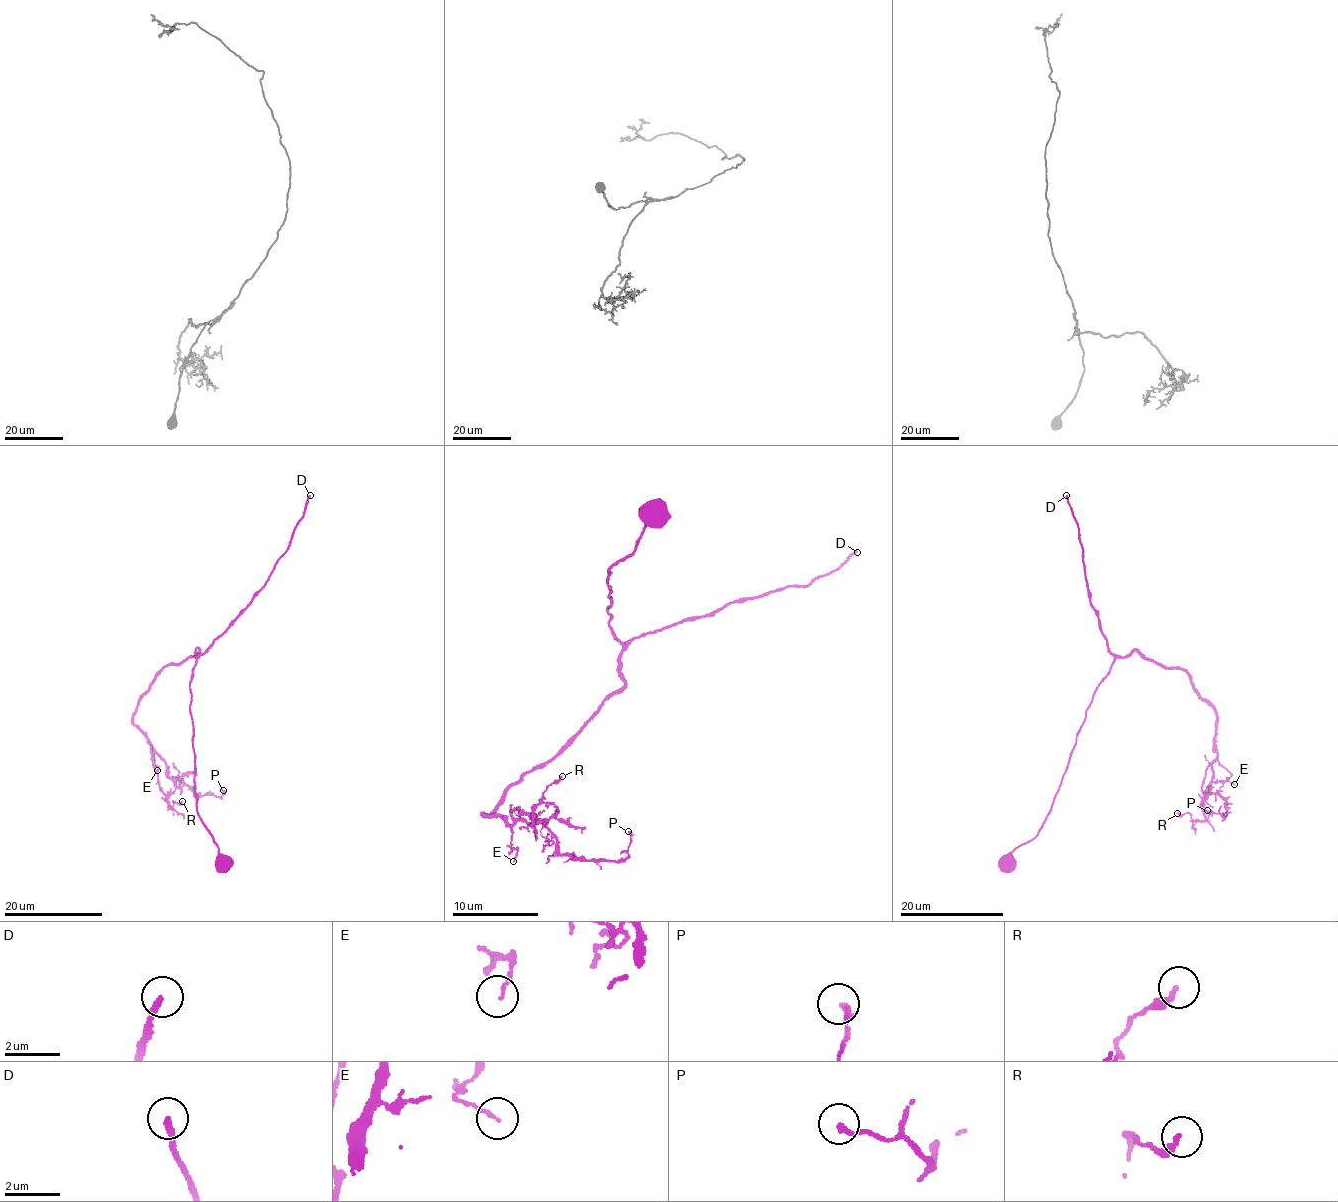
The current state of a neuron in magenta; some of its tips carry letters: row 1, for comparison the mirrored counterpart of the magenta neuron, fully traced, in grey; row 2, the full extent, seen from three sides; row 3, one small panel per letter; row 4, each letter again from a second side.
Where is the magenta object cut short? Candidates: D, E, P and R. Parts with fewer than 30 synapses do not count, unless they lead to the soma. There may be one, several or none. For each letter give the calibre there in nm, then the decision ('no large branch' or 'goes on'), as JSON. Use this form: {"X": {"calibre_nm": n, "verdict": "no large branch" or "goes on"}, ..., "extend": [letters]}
{"D": {"calibre_nm": 200, "verdict": "goes on"}, "E": {"calibre_nm": 100, "verdict": "no large branch"}, "P": {"calibre_nm": 200, "verdict": "no large branch"}, "R": {"calibre_nm": 200, "verdict": "no large branch"}, "extend": ["D"]}

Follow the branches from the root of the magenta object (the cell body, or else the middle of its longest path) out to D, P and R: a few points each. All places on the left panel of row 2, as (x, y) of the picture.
D: (223, 862), (196, 809), (190, 711), (192, 668), (196, 659), (266, 582), (278, 558), (287, 549), (310, 495)
P: (223, 862), (196, 809), (190, 689), (197, 648), (162, 669), (133, 723), (169, 777), (196, 793), (223, 790)
R: (223, 862), (196, 809), (190, 689), (197, 648), (162, 669), (133, 717), (153, 749), (169, 808), (182, 801)

